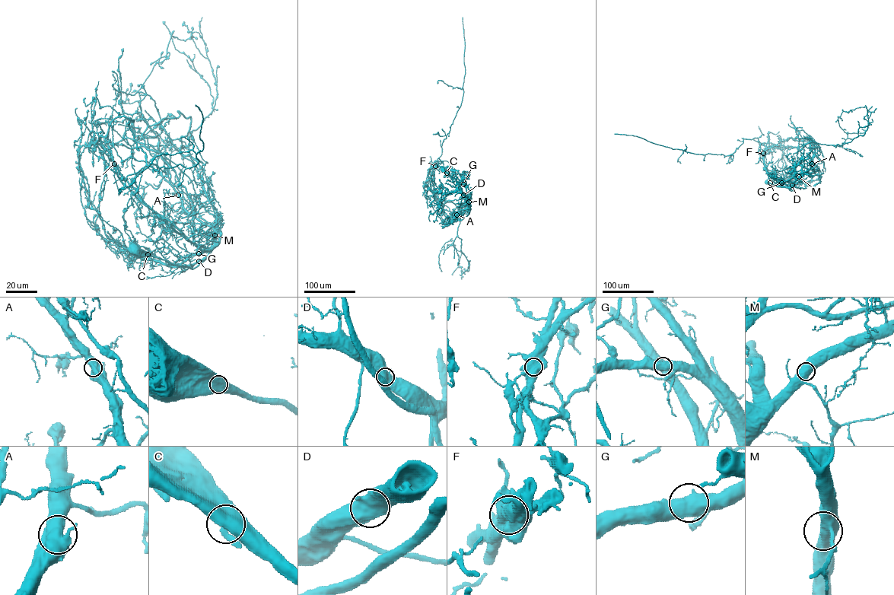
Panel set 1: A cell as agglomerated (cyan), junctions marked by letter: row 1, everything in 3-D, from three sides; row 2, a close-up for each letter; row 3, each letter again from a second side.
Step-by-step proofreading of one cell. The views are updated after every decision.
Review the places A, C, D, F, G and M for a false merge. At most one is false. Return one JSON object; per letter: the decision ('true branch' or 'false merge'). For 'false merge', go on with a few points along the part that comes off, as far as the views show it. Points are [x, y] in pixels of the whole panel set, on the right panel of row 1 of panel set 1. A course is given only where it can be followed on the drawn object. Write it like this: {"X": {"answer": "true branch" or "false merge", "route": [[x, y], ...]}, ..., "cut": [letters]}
{"A": {"answer": "true branch"}, "C": {"answer": "true branch"}, "D": {"answer": "true branch"}, "F": {"answer": "false merge", "route": [[763, 153], [766, 173], [779, 181], [802, 169], [803, 144], [769, 146], [768, 134], [779, 132]]}, "G": {"answer": "true branch"}, "M": {"answer": "true branch"}, "cut": ["F"]}

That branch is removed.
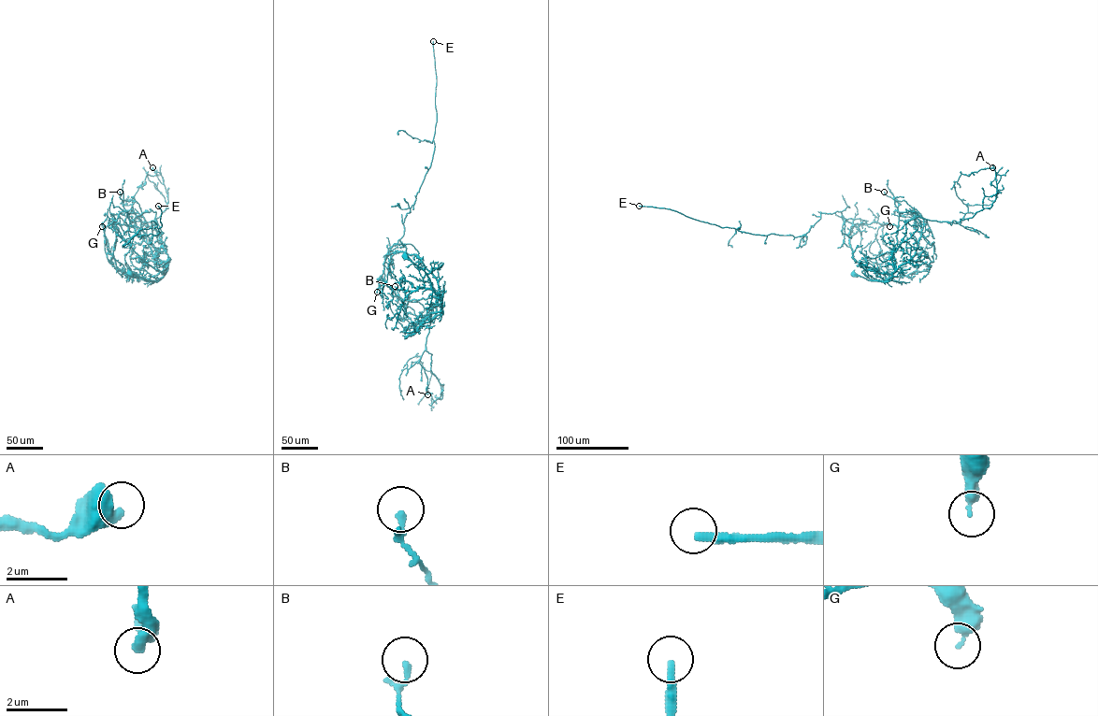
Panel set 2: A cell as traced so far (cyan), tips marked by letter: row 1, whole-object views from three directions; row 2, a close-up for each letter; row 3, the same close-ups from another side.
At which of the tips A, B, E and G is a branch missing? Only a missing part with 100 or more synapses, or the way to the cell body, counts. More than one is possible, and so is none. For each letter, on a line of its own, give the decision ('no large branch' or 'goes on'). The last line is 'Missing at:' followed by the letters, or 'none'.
A: no large branch
B: no large branch
E: goes on
G: no large branch
Missing at: E

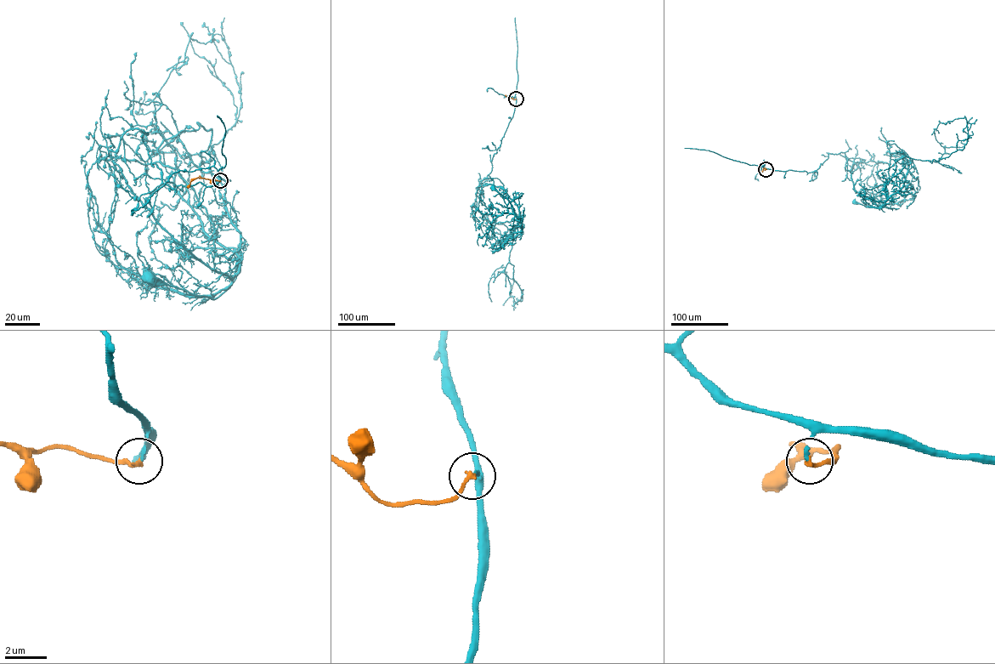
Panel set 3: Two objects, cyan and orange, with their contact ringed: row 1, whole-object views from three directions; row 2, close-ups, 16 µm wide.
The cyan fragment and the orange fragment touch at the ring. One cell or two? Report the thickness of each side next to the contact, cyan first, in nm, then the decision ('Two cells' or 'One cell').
Thickness 130 nm (cyan) against 190 nm. One cell

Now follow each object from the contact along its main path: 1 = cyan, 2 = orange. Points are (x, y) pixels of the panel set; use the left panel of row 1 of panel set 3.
1: (220, 180), (165, 184), (138, 129), (110, 151), (109, 236), (141, 277), (228, 289), (149, 280)
2: (220, 180), (198, 178), (190, 182), (188, 188)

